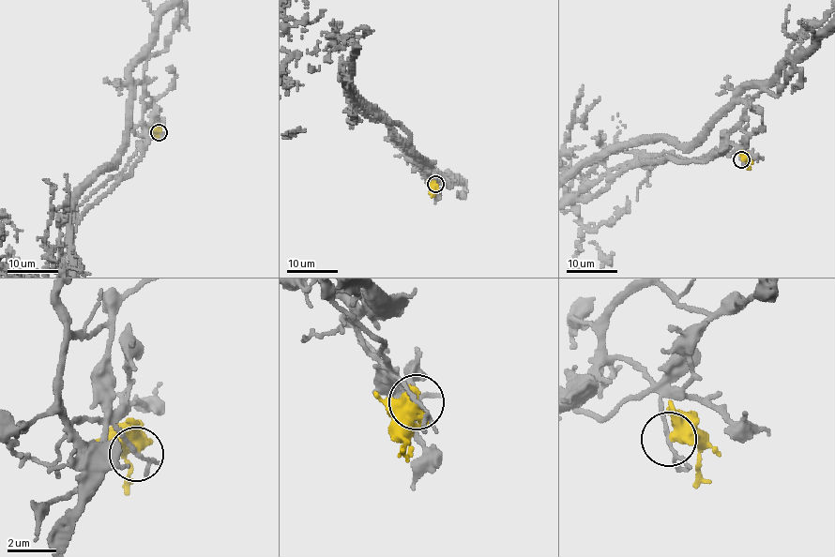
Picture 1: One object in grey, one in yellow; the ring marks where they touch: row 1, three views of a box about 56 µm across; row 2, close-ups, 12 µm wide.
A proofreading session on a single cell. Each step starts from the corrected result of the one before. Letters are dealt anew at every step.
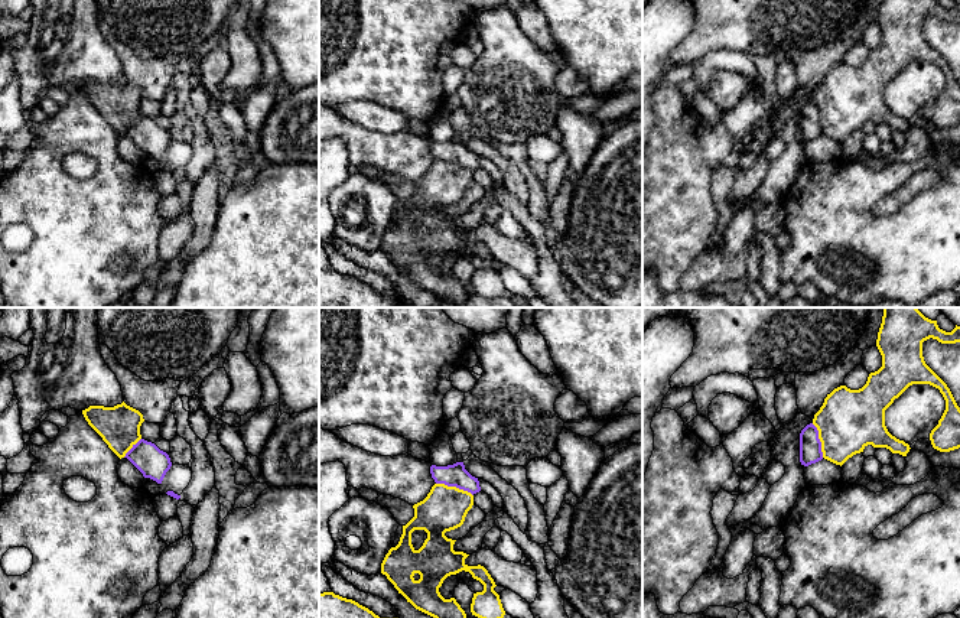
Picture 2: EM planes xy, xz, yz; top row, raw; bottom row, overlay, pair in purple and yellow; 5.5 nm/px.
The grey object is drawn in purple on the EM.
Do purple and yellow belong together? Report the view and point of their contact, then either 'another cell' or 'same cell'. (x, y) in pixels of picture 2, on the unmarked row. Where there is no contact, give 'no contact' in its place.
xz (455, 162) | another cell

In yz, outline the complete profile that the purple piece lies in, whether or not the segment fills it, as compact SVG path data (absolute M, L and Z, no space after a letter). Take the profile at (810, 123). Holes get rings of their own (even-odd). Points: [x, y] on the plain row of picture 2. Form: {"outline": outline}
{"outline": "M810 100L800 110L800 139L804 143L823 136L821 118L817 104Z"}

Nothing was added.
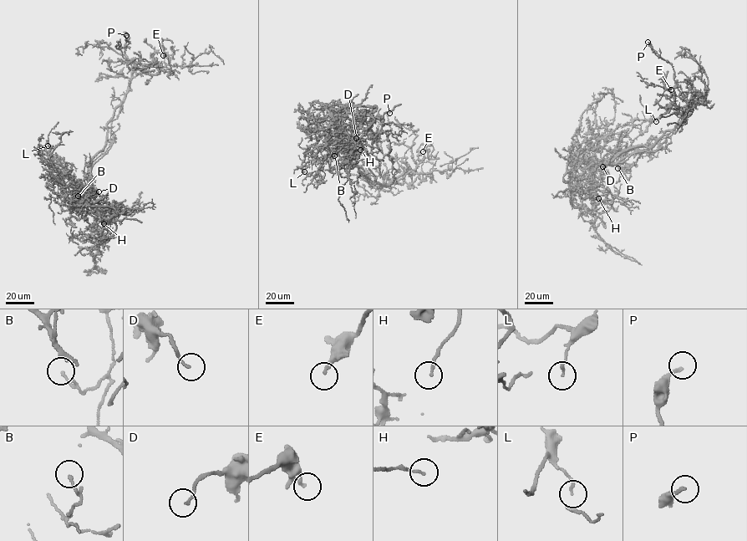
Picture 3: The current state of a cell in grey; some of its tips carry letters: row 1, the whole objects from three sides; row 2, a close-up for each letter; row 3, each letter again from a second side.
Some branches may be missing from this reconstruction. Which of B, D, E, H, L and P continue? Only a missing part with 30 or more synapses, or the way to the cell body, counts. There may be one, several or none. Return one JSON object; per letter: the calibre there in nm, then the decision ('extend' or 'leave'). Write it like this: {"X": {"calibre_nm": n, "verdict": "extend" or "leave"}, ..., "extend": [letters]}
{"B": {"calibre_nm": 120, "verdict": "leave"}, "D": {"calibre_nm": 140, "verdict": "leave"}, "E": {"calibre_nm": 190, "verdict": "leave"}, "H": {"calibre_nm": 110, "verdict": "leave"}, "L": {"calibre_nm": 120, "verdict": "leave"}, "P": {"calibre_nm": 180, "verdict": "leave"}, "extend": []}

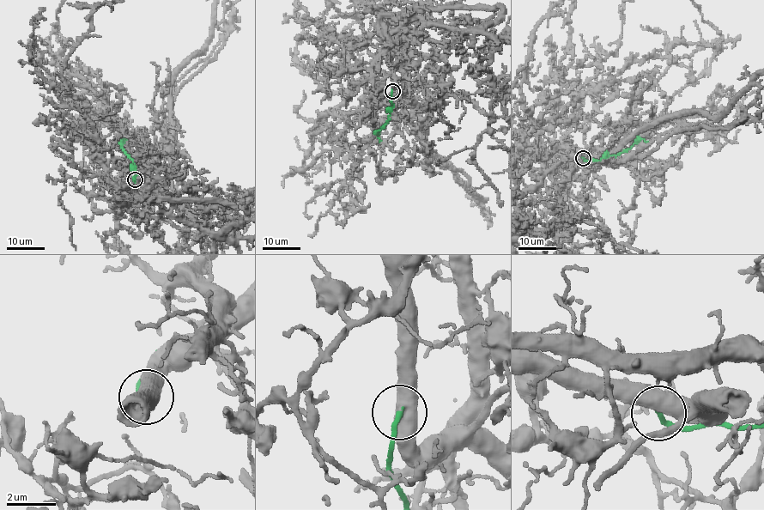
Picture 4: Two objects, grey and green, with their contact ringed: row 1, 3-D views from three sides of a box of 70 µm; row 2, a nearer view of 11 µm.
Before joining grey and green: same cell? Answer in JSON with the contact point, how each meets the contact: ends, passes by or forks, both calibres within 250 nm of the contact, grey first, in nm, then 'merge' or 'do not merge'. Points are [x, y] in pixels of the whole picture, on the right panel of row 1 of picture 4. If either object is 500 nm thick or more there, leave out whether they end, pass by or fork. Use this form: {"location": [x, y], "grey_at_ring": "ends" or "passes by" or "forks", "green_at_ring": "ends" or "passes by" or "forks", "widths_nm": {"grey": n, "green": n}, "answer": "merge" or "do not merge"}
{"location": [583, 158], "grey_at_ring": "passes by", "green_at_ring": "ends", "widths_nm": {"grey": 340, "green": 200}, "answer": "merge"}

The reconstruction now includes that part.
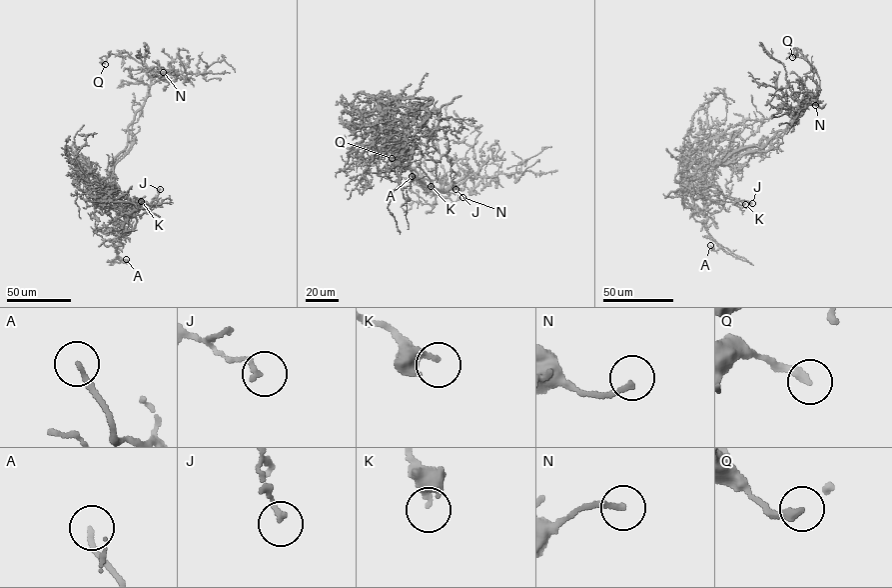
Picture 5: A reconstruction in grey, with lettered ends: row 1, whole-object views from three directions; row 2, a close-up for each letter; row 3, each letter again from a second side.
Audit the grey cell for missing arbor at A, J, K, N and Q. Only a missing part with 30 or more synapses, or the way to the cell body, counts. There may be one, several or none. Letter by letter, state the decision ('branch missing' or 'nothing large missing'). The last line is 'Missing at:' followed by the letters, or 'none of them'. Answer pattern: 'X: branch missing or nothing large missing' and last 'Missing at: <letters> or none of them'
A: nothing large missing
J: nothing large missing
K: nothing large missing
N: nothing large missing
Q: nothing large missing
Missing at: none of them

